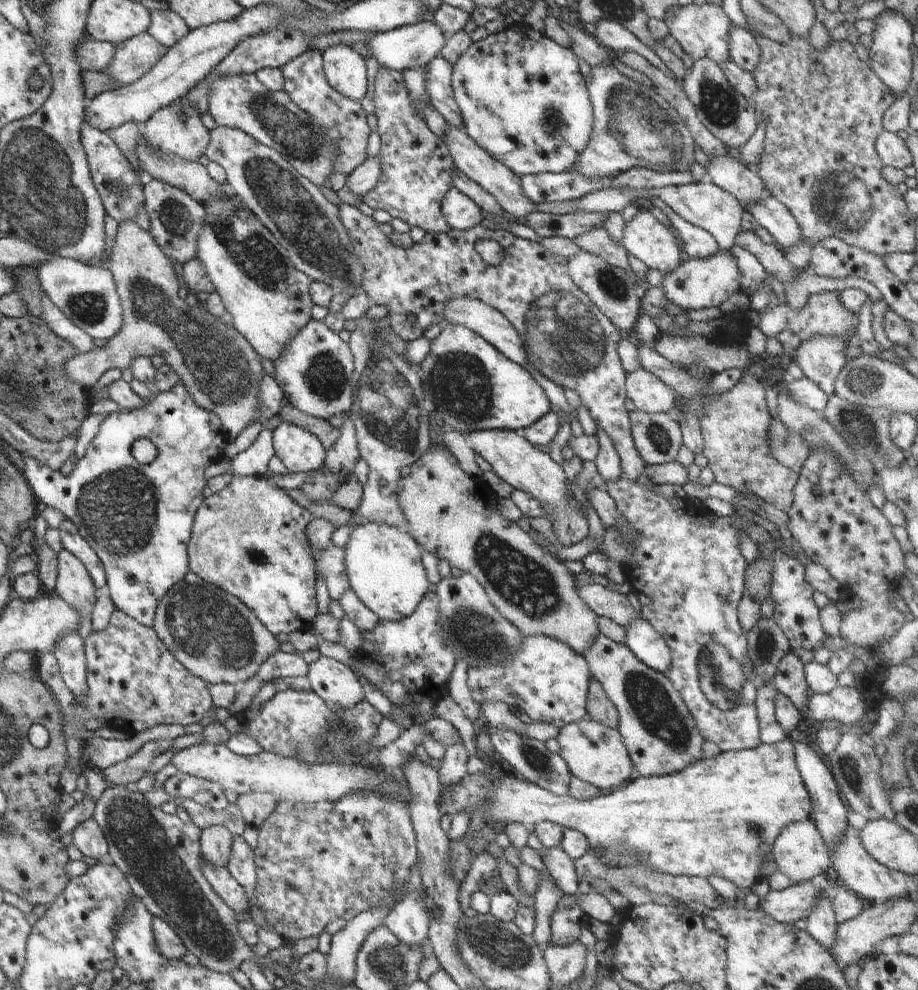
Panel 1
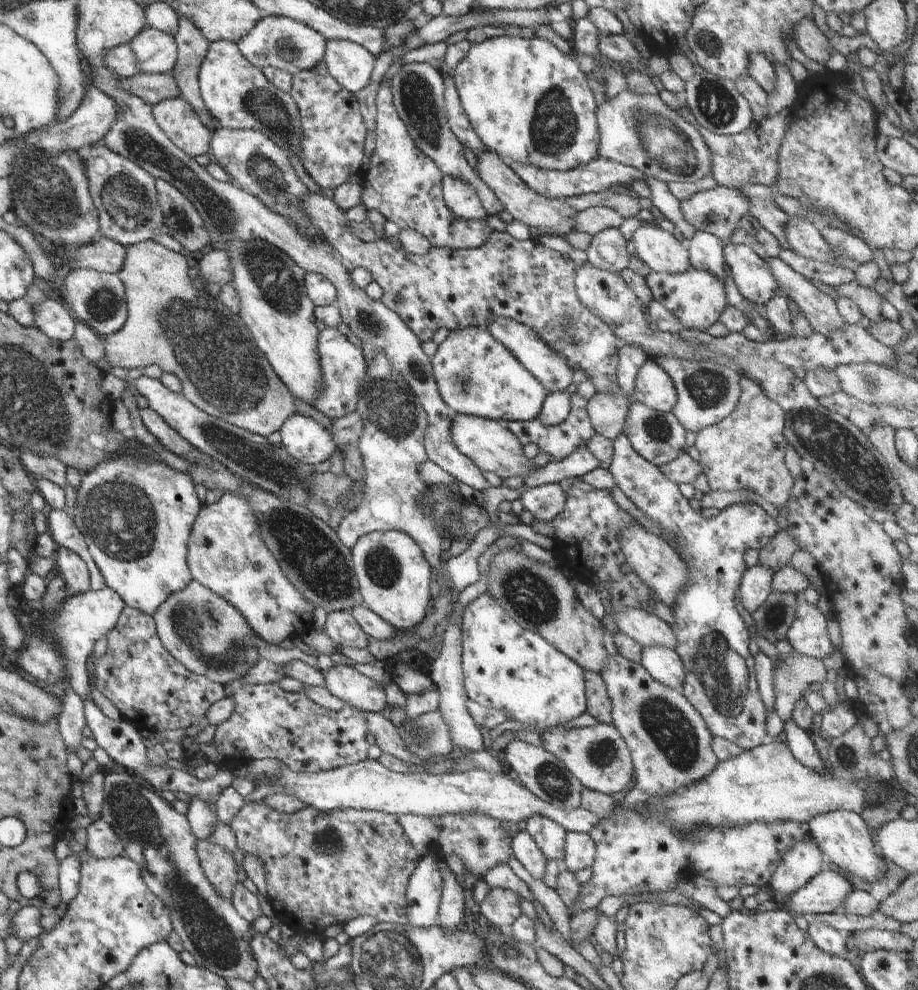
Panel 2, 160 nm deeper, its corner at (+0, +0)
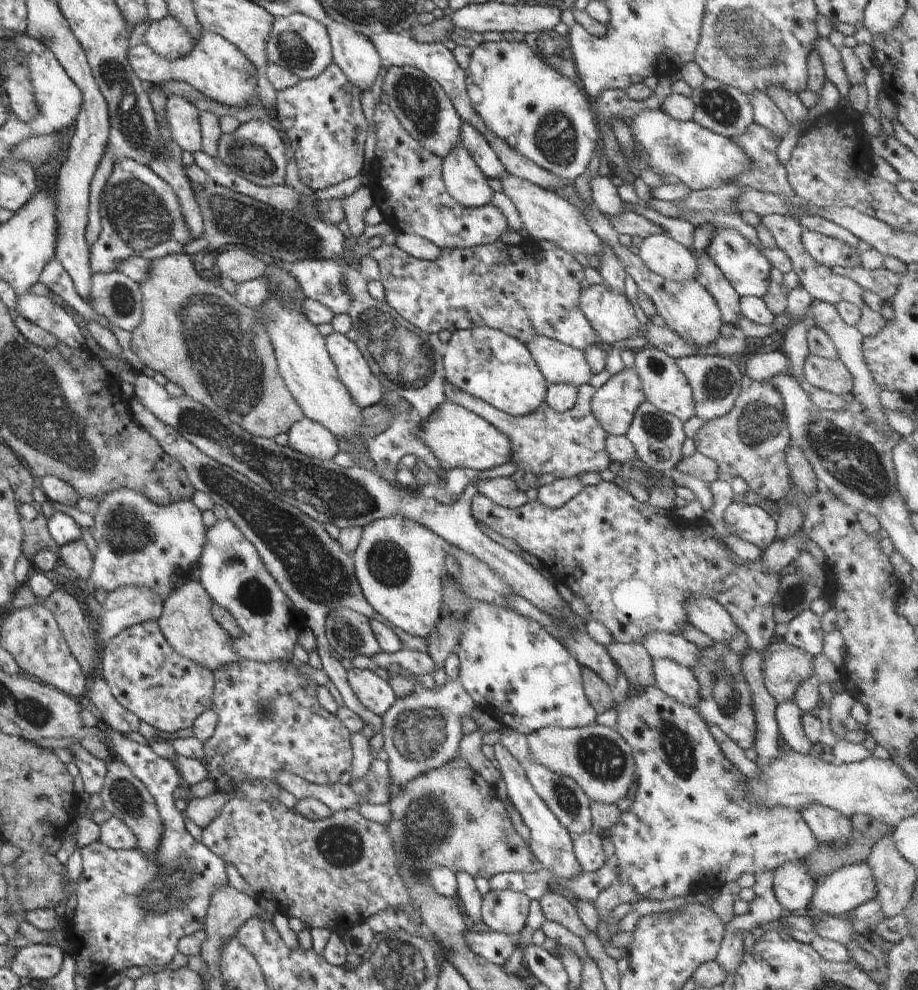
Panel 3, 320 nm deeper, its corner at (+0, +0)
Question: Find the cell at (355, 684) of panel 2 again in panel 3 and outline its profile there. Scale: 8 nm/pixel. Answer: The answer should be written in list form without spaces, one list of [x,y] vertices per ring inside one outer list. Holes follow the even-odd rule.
[[[354,667],[347,670],[347,679],[358,700],[379,717],[383,717],[397,699],[388,681],[374,671]]]

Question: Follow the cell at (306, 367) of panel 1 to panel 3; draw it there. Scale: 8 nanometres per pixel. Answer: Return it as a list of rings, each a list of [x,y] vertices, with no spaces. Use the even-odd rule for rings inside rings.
[[[334,332],[325,337],[325,345],[338,371],[339,379],[348,389],[355,405],[365,409],[383,400],[384,388],[380,383],[380,379],[371,371],[371,368],[368,366],[366,359],[362,356],[355,342],[350,341],[346,335]]]

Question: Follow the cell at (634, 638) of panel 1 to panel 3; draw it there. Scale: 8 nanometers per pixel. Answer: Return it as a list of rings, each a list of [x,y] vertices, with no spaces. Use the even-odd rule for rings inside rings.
[[[658,658],[652,661],[652,674],[656,686],[664,694],[696,710],[700,702],[700,684],[689,668],[668,658]]]

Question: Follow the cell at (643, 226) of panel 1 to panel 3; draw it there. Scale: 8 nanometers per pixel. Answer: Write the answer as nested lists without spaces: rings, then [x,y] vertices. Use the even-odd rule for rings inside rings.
[[[668,234],[646,237],[637,255],[656,274],[676,282],[694,281],[697,260],[694,254]]]

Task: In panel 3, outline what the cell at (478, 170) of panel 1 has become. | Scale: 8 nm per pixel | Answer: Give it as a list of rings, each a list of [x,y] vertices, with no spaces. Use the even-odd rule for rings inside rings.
[[[505,172],[504,175],[499,177],[498,182],[503,186],[502,192],[517,208],[524,228],[528,231],[529,236],[533,237],[536,241],[550,241],[560,247],[560,249],[569,252],[571,255],[584,254],[585,256],[594,255],[596,258],[601,258],[605,250],[601,238],[590,228],[586,217],[575,206],[572,206],[572,203],[569,203],[566,199],[552,191],[536,186],[534,183],[528,182],[527,180],[515,177],[508,172]]]

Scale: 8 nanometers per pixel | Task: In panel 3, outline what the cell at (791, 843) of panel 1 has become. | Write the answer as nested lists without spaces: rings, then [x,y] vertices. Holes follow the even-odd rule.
[[[798,860],[780,865],[773,874],[773,887],[778,902],[786,912],[798,912],[811,907],[814,879],[807,868]]]

